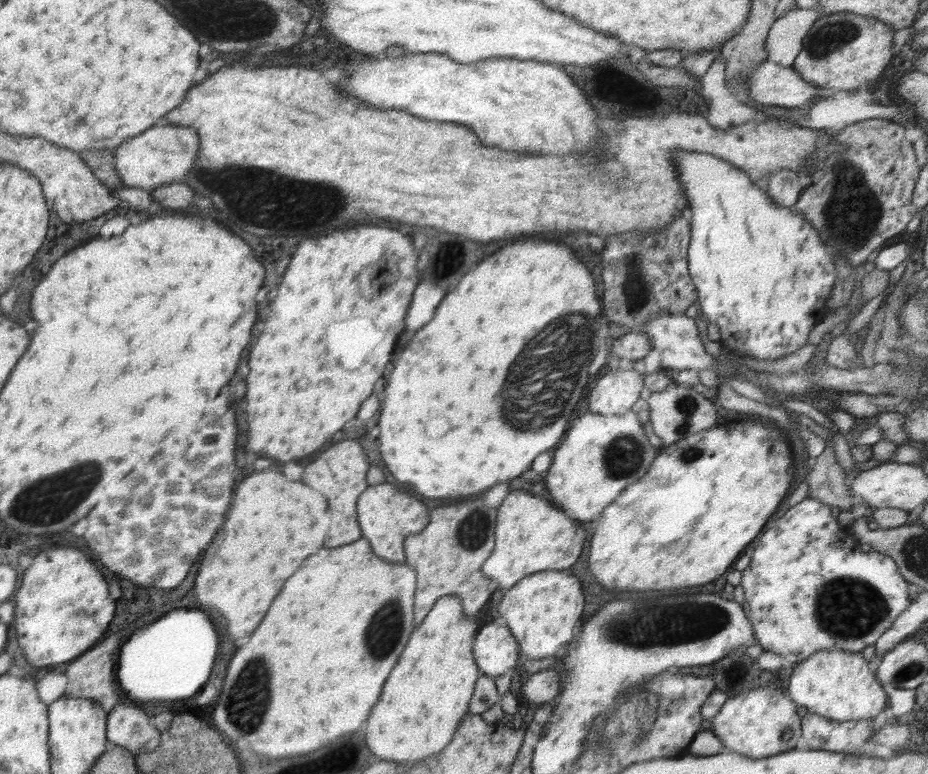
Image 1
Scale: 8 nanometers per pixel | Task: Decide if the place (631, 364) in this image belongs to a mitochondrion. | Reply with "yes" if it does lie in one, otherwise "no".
no

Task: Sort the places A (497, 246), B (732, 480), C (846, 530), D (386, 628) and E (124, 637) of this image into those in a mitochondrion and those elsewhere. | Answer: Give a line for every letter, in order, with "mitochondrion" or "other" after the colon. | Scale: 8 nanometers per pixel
A: other
B: other
C: other
D: mitochondrion
E: other

